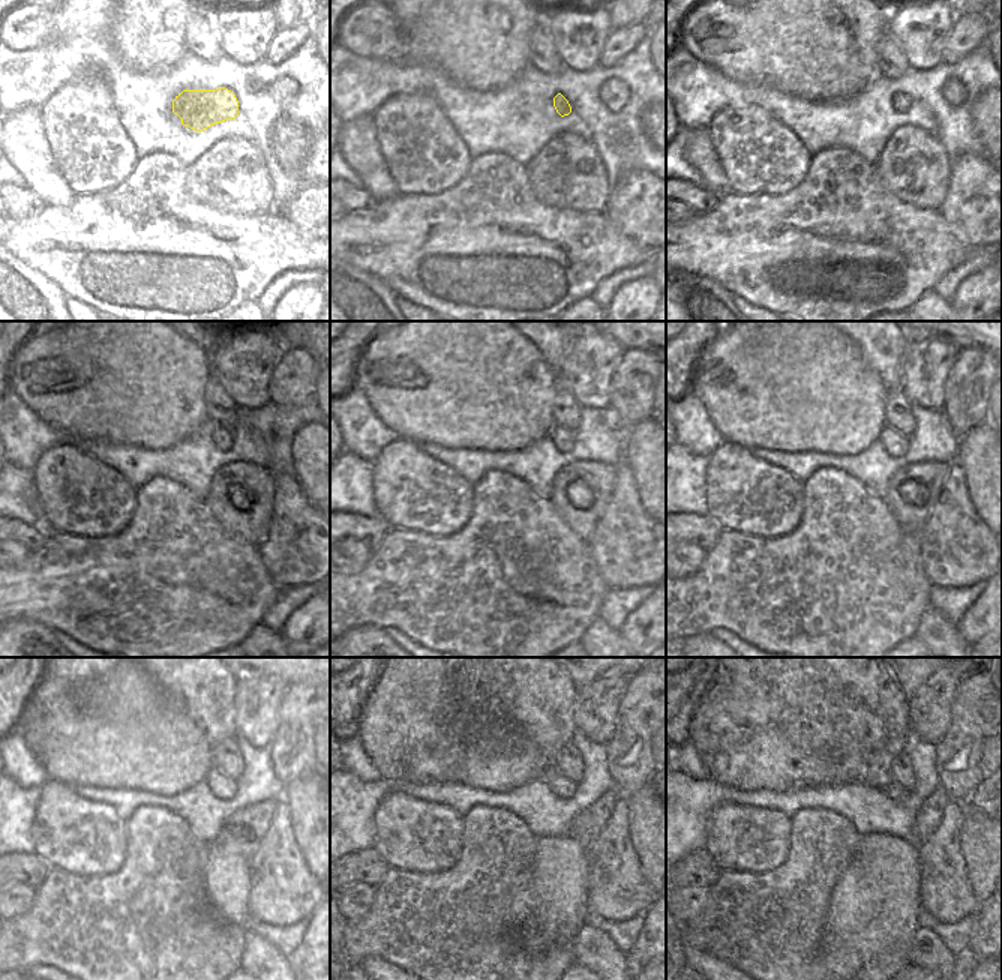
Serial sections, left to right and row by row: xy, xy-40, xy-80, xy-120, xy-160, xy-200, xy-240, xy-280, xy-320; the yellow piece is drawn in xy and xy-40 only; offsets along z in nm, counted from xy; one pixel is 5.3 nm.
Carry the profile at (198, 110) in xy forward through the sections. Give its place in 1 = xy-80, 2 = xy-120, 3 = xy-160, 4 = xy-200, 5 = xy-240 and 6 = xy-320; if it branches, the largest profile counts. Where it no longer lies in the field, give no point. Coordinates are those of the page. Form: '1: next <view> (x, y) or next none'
1: next xy-80 (900, 102)
2: next xy-120 (224, 437)
3: next xy-160 (563, 438)
4: next xy-200 (894, 443)
5: next xy-240 (222, 787)
6: next xy-320 (896, 791)

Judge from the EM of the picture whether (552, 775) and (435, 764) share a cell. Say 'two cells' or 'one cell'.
two cells

